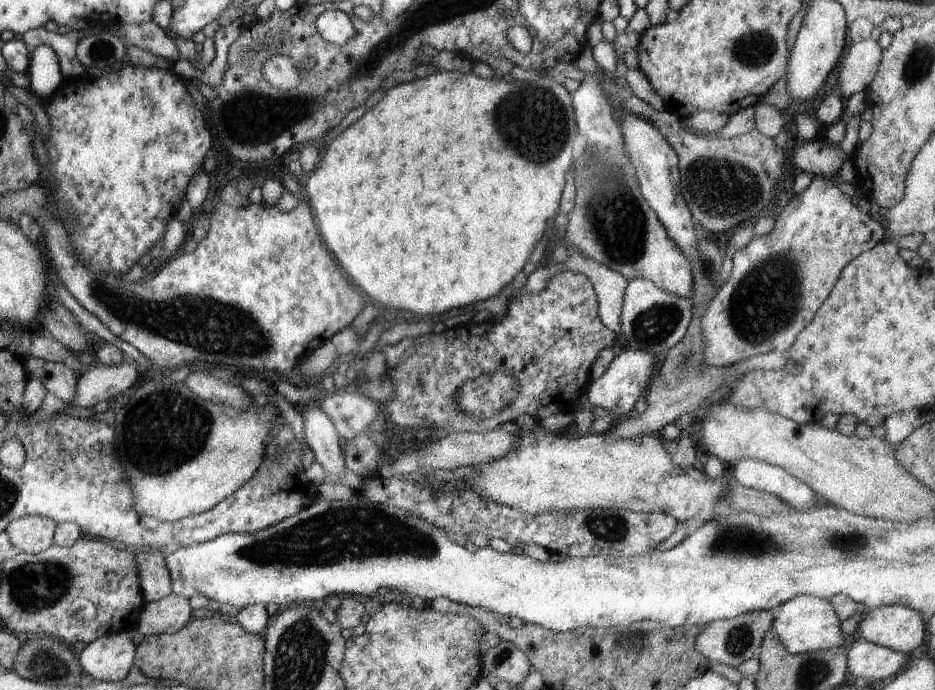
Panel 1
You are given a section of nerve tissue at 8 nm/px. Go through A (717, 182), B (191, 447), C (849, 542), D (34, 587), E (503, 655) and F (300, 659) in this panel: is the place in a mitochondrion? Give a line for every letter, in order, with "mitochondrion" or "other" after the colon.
A: mitochondrion
B: mitochondrion
C: mitochondrion
D: mitochondrion
E: mitochondrion
F: mitochondrion

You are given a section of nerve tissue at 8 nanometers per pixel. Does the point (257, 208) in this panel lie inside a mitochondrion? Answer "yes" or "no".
no

